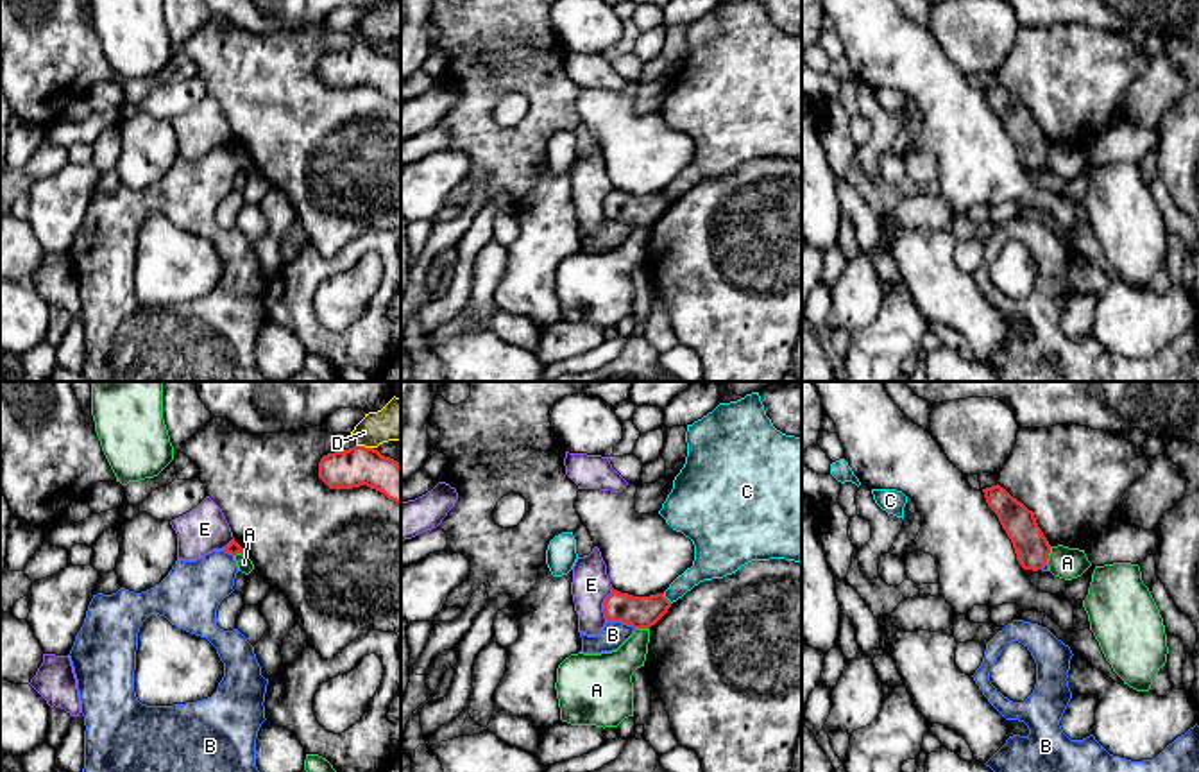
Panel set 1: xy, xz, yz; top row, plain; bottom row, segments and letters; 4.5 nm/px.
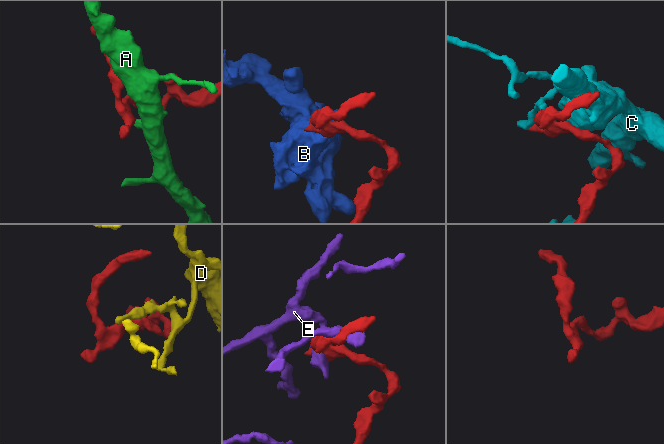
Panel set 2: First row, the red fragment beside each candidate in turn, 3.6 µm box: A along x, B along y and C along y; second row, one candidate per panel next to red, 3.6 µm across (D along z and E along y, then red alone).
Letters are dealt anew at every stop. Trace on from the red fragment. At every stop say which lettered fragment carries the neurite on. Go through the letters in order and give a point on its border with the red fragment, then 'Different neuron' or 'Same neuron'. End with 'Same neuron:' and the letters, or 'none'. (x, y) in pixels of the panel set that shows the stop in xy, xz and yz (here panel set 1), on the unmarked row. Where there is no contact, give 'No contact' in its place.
A: Touches red at yz (1047, 154). Different neuron
B: Touches red at xz (621, 221). Different neuron
C: Touches red at xz (666, 197). Different neuron
D: Touches red at xy (364, 45). Different neuron
E: Touches red at xz (603, 203). Different neuron
Same neuron: none

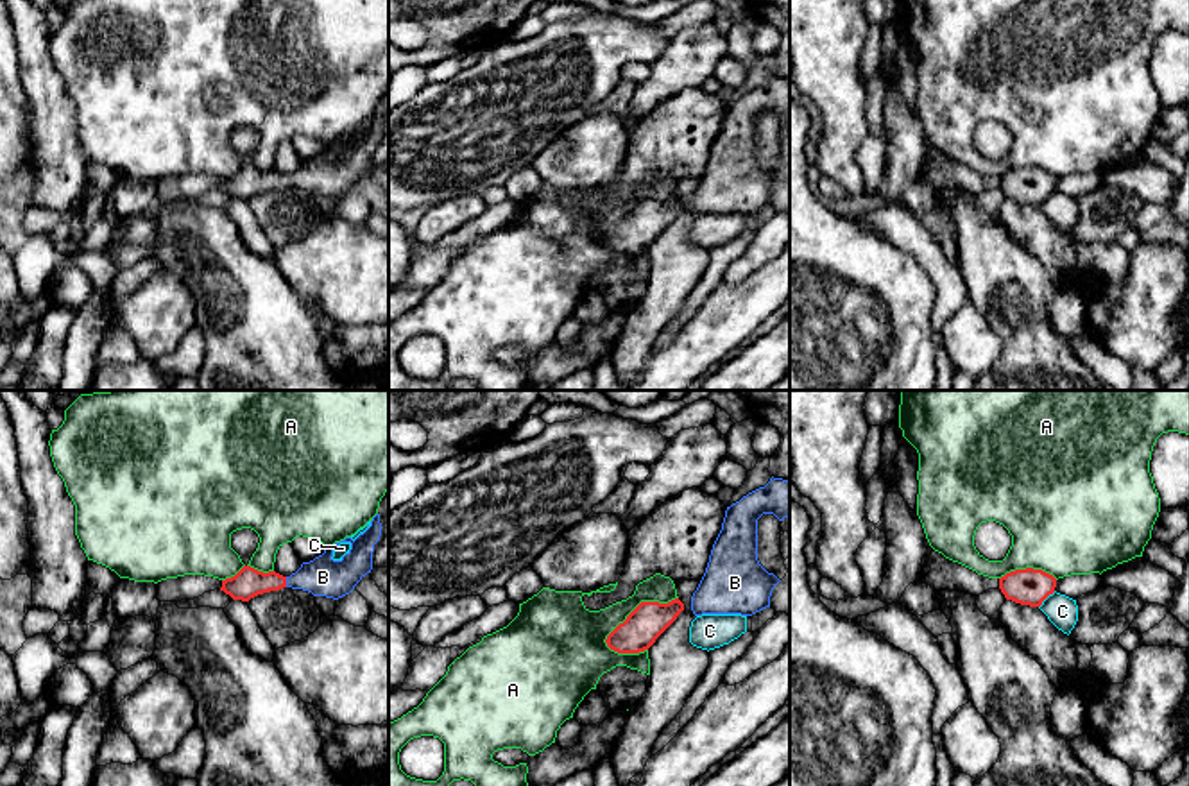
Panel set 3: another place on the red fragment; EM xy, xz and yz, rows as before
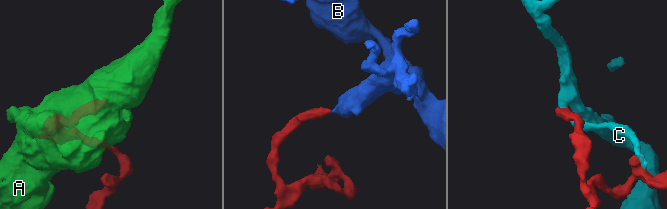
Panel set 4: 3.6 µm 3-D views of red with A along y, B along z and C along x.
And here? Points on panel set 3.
A: Touches red at xz (638, 205). Different neuron
B: Touches red at xy (285, 181). Same neuron
C: Touches red at yz (1046, 196). Different neuron
Same neuron: B

